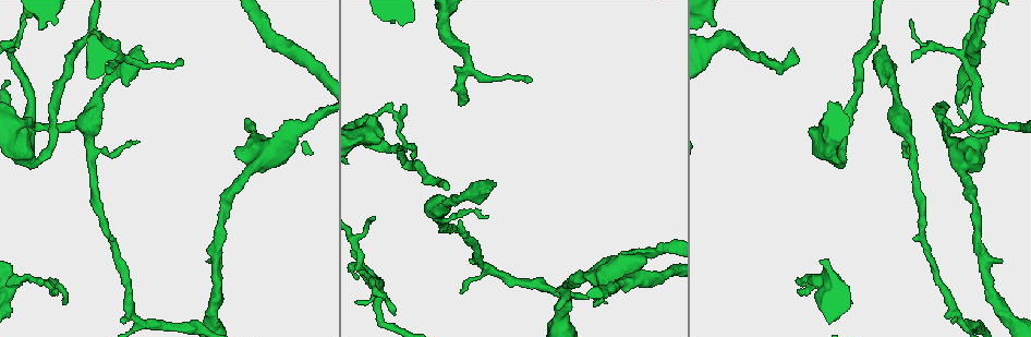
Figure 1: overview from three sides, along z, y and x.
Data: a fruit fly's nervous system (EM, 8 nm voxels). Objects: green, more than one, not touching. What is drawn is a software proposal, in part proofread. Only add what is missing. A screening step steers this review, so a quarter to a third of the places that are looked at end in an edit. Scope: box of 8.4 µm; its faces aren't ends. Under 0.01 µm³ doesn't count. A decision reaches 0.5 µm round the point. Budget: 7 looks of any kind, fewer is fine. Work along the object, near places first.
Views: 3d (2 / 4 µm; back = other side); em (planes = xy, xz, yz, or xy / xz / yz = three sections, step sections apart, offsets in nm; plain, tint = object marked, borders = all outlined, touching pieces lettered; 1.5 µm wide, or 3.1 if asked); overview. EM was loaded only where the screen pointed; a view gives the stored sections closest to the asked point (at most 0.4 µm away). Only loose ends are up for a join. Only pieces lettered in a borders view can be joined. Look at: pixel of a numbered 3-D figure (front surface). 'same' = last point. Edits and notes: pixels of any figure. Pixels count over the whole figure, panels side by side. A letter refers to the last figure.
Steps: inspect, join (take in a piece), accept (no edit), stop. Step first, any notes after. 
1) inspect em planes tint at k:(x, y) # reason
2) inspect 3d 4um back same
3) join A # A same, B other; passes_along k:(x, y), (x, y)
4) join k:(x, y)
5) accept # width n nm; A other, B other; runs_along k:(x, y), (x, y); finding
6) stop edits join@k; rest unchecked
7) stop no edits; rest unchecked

inspect 3d 4um at 1:(374, 218) # branch stops here

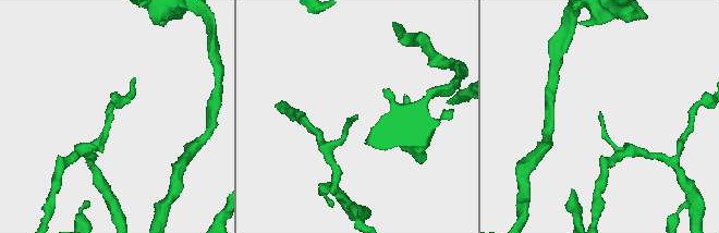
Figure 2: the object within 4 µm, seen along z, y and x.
inspect em planes borders at 2:(353, 115) # need the tissue

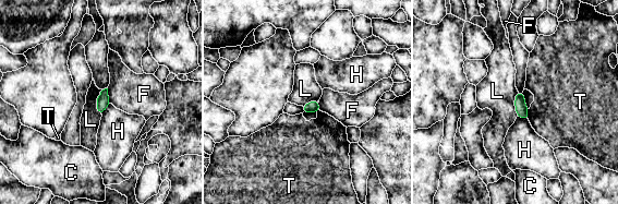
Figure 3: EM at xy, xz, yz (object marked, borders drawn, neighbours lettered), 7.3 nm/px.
accept # C other, F other, H other, L other, T other; border 3:(102, 90), (96, 100), (101, 116); none of them fits

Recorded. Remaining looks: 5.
inspect 3d 4um at 1:(467, 99) # branch stops here

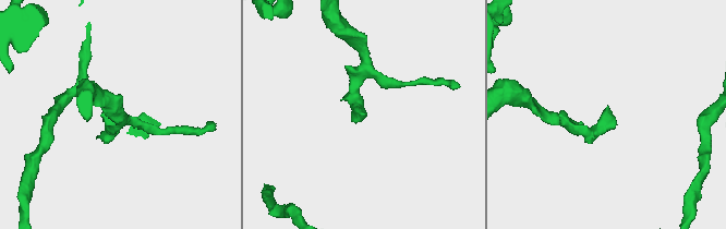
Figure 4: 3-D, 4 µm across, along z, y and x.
inspect em planes borders at 4:(608, 107)

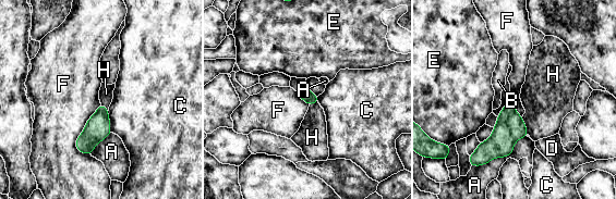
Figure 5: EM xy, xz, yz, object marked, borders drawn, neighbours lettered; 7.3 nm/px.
join H # A other, B other, C other, D other, E other, F other, H same; passes_along 5:(509, 128), (524, 125), (546, 99); it goes on there

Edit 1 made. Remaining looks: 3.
inspect 3d 2um at 1:(595, 305) # an open end

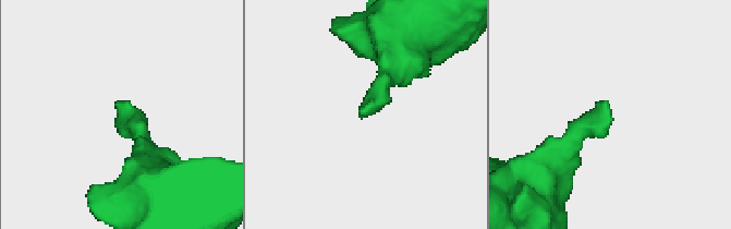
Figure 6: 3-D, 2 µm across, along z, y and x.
inspect em xz step 4 borders at 6:(361, 115) # now the EM

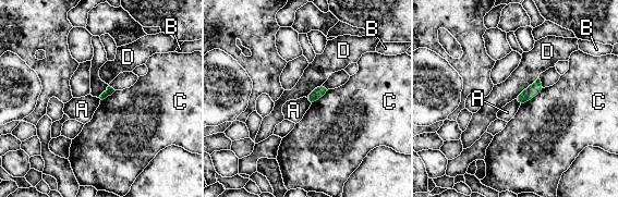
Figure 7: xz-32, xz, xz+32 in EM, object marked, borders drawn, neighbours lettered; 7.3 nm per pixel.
accept # A other, B other, C other, D other; border 7:(538, 77), (514, 98); no lettered piece goes on from it

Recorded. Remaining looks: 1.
stop edits join@5; rest unchecked

